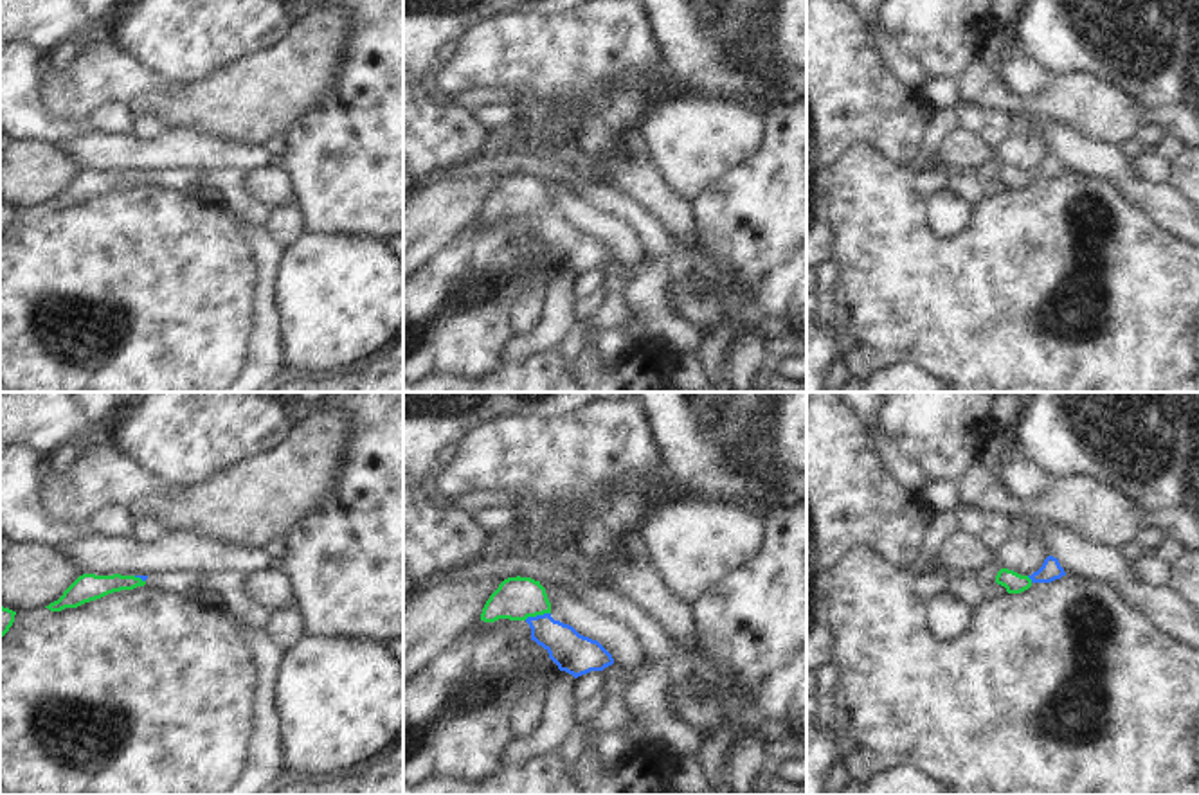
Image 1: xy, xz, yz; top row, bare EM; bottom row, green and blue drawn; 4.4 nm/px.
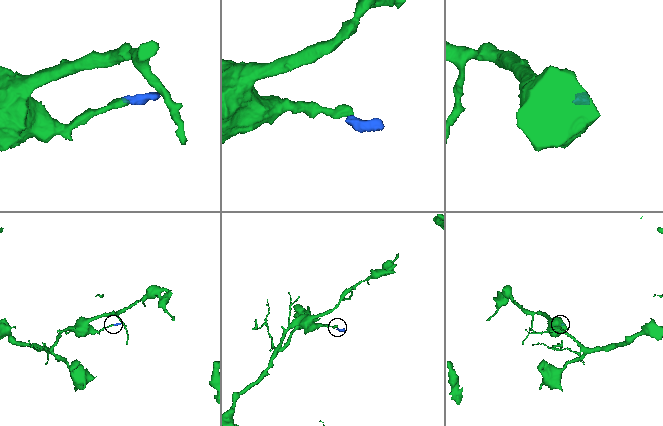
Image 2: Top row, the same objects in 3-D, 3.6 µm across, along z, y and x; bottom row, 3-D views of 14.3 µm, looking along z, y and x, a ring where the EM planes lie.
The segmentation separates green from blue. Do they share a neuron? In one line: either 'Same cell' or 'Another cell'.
Same cell.

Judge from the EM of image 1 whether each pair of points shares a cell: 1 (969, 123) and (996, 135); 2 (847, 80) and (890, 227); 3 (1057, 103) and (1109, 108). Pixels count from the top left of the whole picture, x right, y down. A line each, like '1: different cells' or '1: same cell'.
1: same cell
2: different cells
3: same cell

